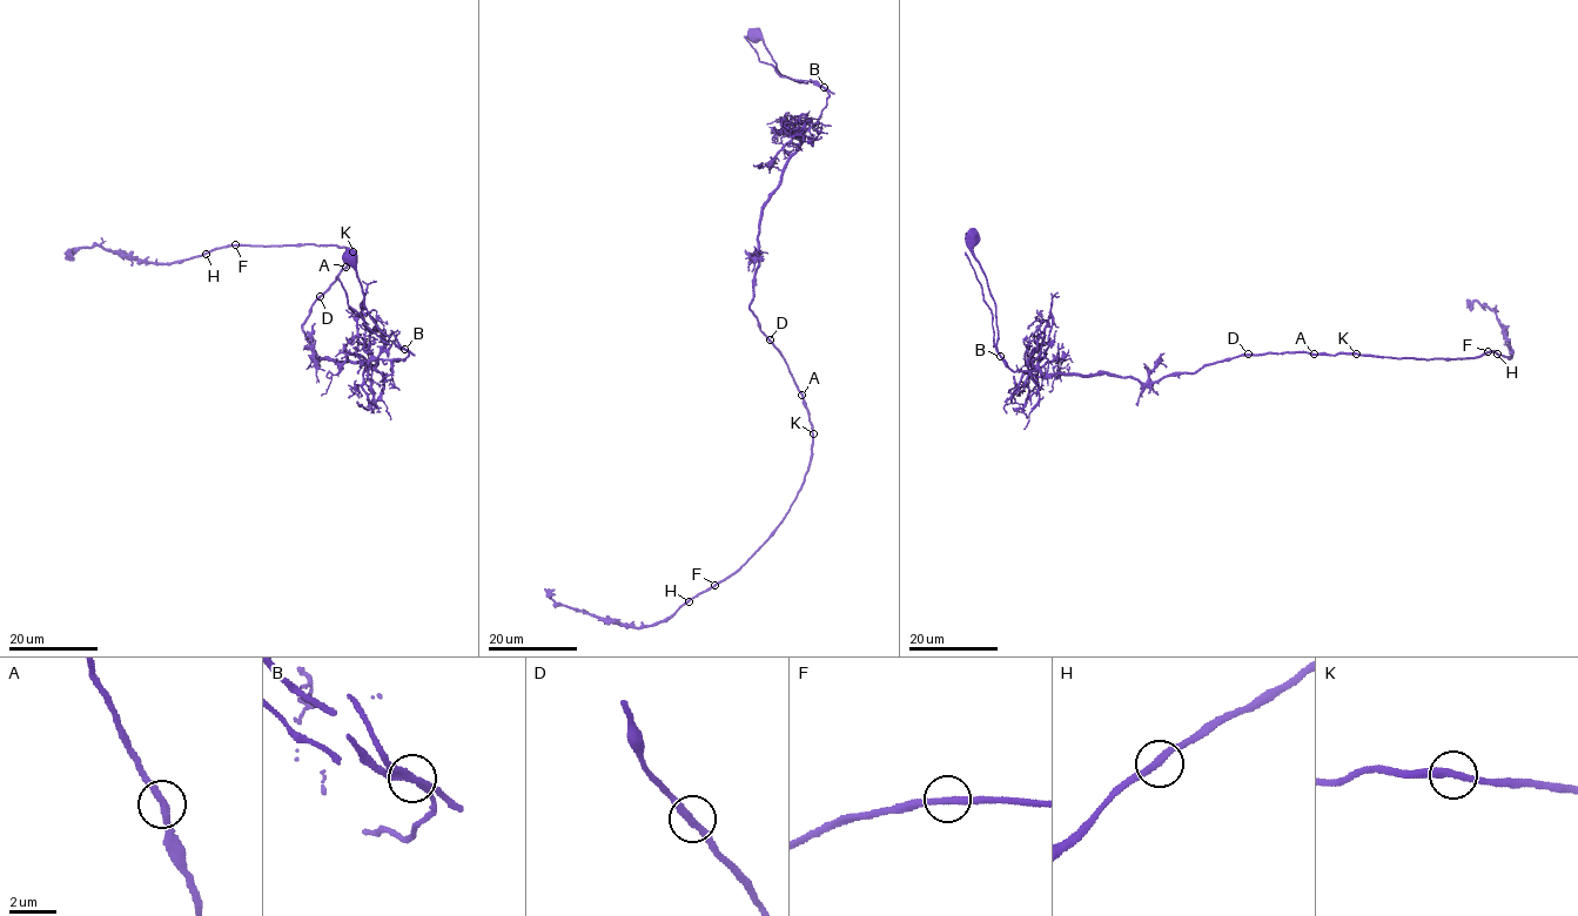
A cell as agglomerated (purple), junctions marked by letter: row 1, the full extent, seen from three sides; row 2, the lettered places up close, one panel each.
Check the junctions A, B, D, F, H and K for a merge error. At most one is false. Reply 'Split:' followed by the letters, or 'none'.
Split: B

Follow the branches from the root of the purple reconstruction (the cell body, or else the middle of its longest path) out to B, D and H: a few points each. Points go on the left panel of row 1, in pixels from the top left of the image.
B: (349, 257), (349, 264), (355, 270), (371, 320), (384, 334), (393, 334), (404, 349)
D: (349, 257), (371, 320), (408, 356), (373, 365), (316, 359), (302, 327), (320, 296)
H: (349, 257), (367, 311), (404, 359), (316, 359), (302, 327), (349, 248), (206, 254)

